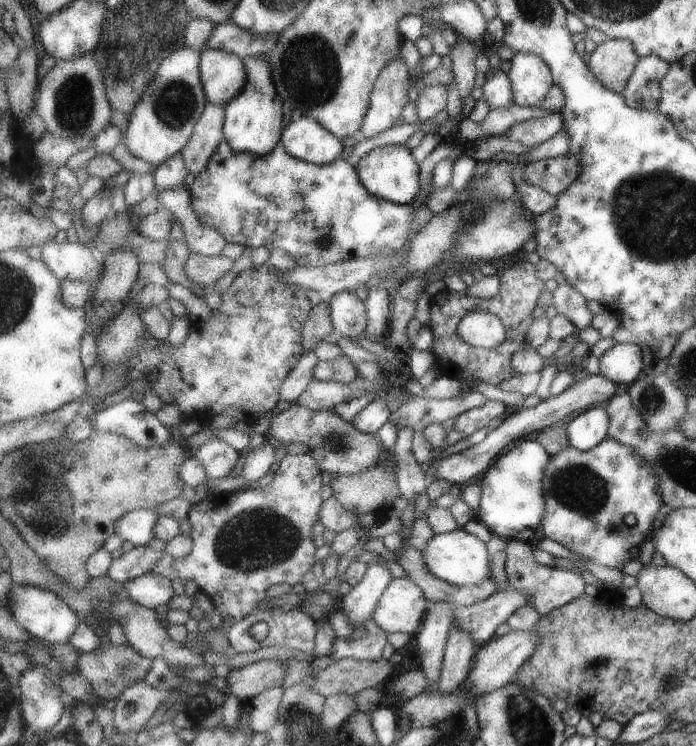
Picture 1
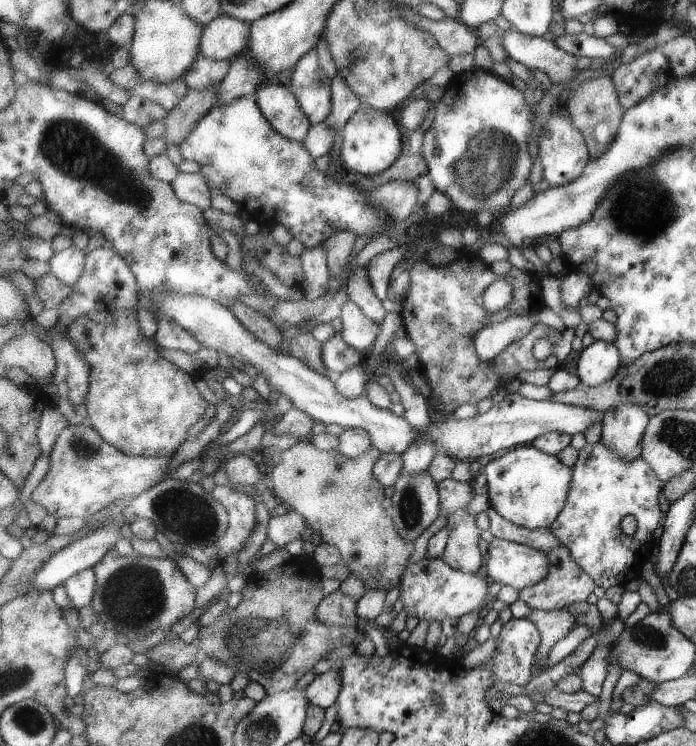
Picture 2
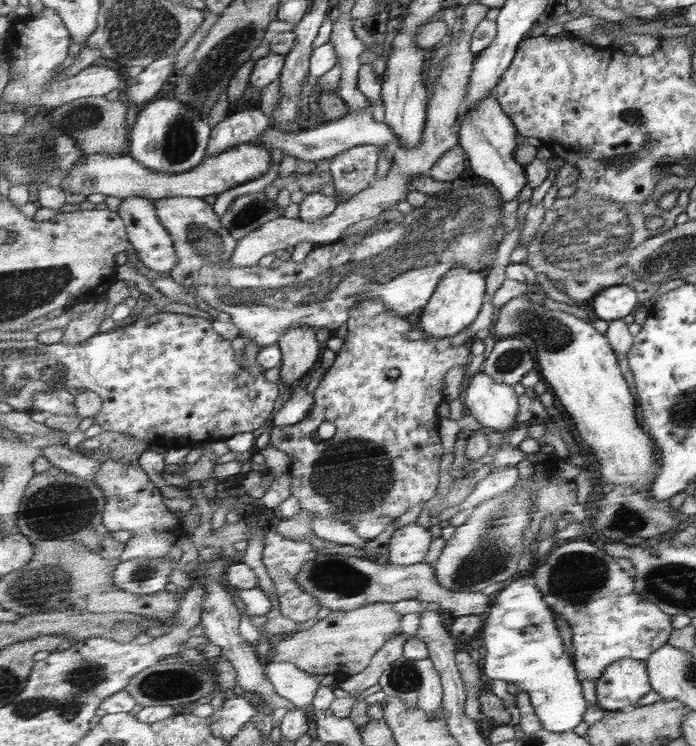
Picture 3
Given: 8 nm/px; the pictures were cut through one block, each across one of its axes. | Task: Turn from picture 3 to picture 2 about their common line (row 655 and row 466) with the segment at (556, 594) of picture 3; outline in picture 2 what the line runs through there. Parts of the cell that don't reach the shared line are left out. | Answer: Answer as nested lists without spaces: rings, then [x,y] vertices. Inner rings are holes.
[[[601,441],[586,443],[580,449],[579,460],[573,468],[571,492],[565,508],[551,526],[553,534],[569,546],[575,562],[595,580],[597,586],[626,588],[631,580],[643,574],[641,566],[651,561],[657,543],[655,530],[666,519],[667,514],[663,514],[666,511],[663,481],[644,458],[629,462]],[[625,516],[633,516],[637,521],[634,535],[627,536],[621,530]]]

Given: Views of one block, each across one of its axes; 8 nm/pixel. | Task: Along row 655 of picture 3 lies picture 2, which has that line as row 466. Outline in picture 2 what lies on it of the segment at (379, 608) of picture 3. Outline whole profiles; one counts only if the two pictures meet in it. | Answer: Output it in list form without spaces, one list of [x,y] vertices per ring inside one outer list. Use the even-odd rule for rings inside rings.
[[[299,440],[286,450],[273,448],[267,452],[267,457],[272,459],[271,480],[273,483],[272,494],[277,502],[289,511],[297,511],[308,522],[309,532],[317,532],[324,542],[335,544],[341,551],[342,562],[352,574],[357,574],[366,590],[391,590],[400,582],[405,566],[411,560],[413,546],[405,544],[399,536],[395,523],[385,510],[385,488],[375,478],[373,468],[381,460],[382,452],[371,447],[358,459],[349,459],[340,451],[321,450],[312,444],[311,440]]]

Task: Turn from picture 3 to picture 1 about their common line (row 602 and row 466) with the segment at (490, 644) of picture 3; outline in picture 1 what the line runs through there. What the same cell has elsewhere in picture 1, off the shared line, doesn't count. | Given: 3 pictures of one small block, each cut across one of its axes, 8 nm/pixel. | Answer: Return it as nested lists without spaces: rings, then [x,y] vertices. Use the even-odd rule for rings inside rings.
[[[533,437],[521,441],[504,456],[496,460],[494,466],[478,481],[482,488],[481,506],[476,519],[505,542],[523,541],[531,543],[542,528],[545,519],[545,470],[551,456]]]

